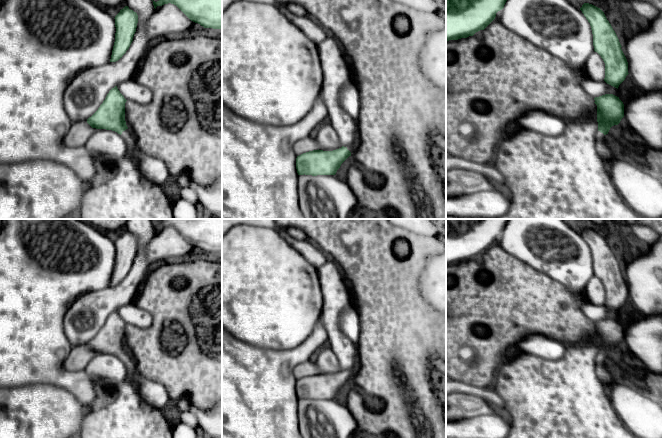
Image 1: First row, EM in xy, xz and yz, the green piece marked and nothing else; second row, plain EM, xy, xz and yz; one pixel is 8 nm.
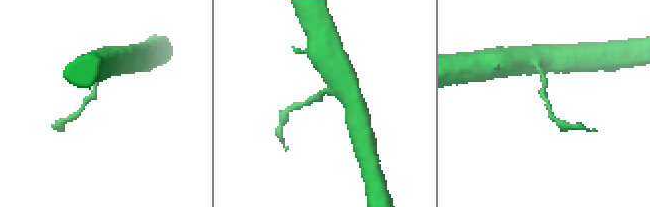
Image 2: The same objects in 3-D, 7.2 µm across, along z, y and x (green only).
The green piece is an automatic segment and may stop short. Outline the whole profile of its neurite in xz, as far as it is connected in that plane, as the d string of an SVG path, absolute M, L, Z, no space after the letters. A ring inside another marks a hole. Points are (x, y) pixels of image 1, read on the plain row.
M356 367L333 375L313 374L296 382L298 399L335 399L341 388L354 376Z

